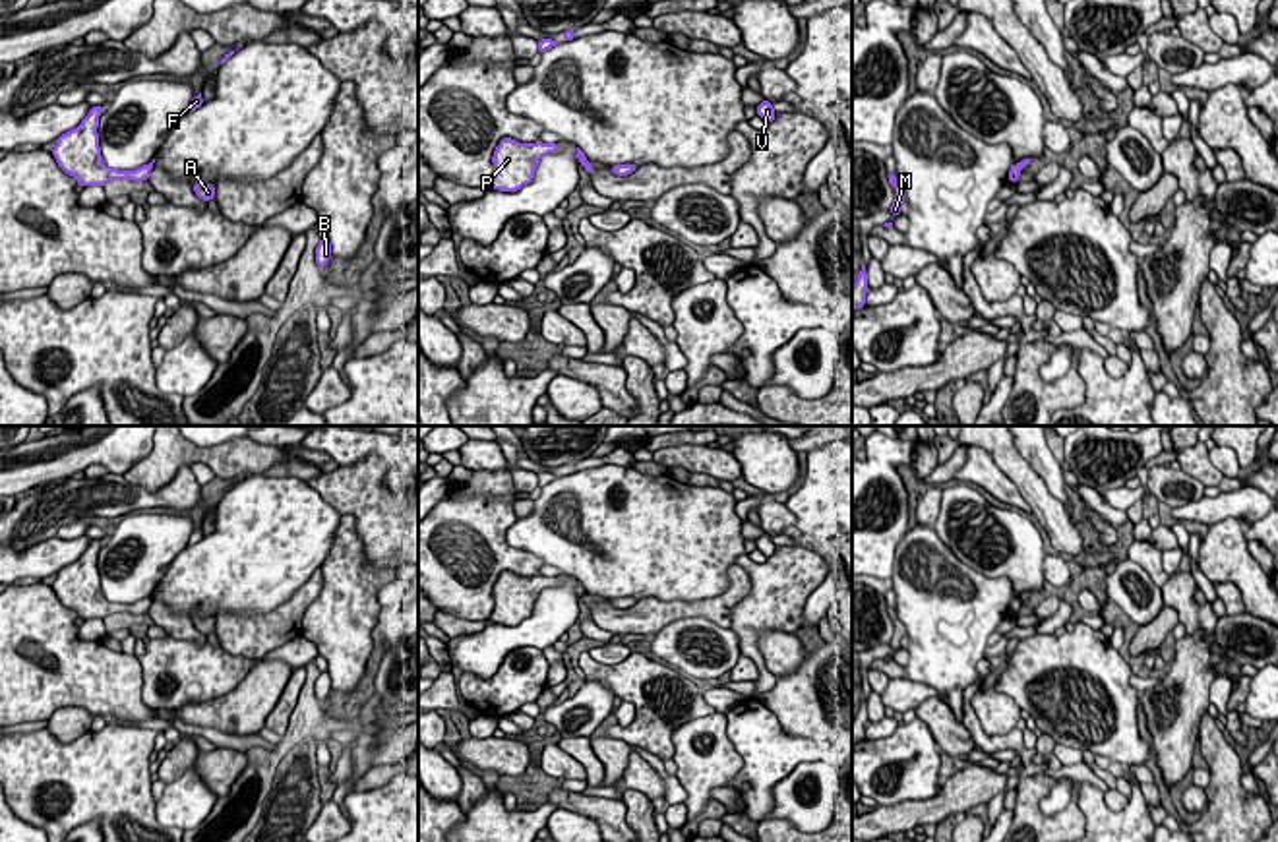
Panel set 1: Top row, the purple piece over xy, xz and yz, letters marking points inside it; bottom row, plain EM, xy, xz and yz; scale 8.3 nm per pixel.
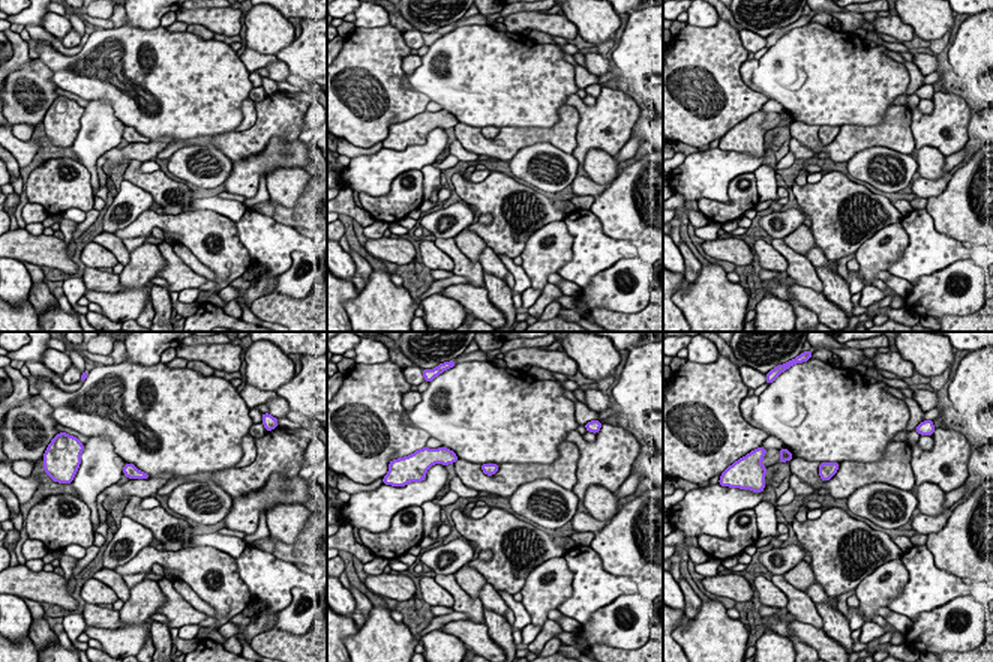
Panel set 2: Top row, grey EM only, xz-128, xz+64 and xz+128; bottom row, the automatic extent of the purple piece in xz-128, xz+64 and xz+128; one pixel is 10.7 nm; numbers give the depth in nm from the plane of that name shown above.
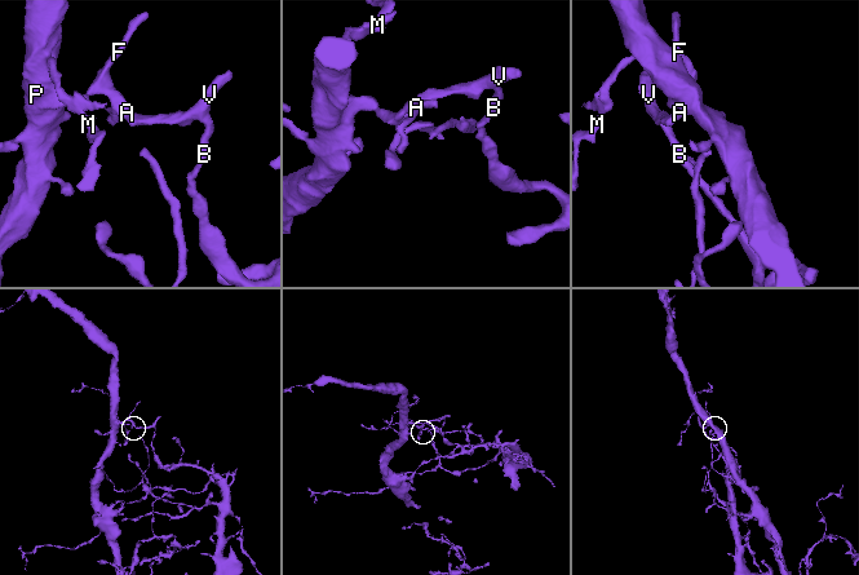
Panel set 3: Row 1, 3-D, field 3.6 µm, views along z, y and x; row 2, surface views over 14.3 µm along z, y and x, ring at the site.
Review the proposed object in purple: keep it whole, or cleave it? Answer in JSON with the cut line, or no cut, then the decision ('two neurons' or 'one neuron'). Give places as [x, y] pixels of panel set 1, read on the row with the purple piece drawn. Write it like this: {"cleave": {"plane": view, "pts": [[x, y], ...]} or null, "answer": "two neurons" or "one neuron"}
{"cleave": {"plane": "xz", "pts": [[585, 159], [581, 163]]}, "answer": "two neurons"}

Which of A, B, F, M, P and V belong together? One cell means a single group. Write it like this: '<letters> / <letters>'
A B F V / M P

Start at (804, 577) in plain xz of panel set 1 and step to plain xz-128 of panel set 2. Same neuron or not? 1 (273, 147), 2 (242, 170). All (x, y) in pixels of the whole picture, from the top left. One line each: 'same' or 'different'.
1: different
2: different

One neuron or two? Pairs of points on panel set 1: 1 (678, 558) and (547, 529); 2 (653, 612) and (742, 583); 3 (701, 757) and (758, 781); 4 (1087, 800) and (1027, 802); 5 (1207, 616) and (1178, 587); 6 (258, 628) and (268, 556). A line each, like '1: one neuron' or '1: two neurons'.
1: one neuron
2: one neuron
3: two neurons
4: two neurons
5: one neuron
6: two neurons

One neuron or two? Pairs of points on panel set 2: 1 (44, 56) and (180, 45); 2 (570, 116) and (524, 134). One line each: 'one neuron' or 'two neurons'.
1: one neuron
2: one neuron

